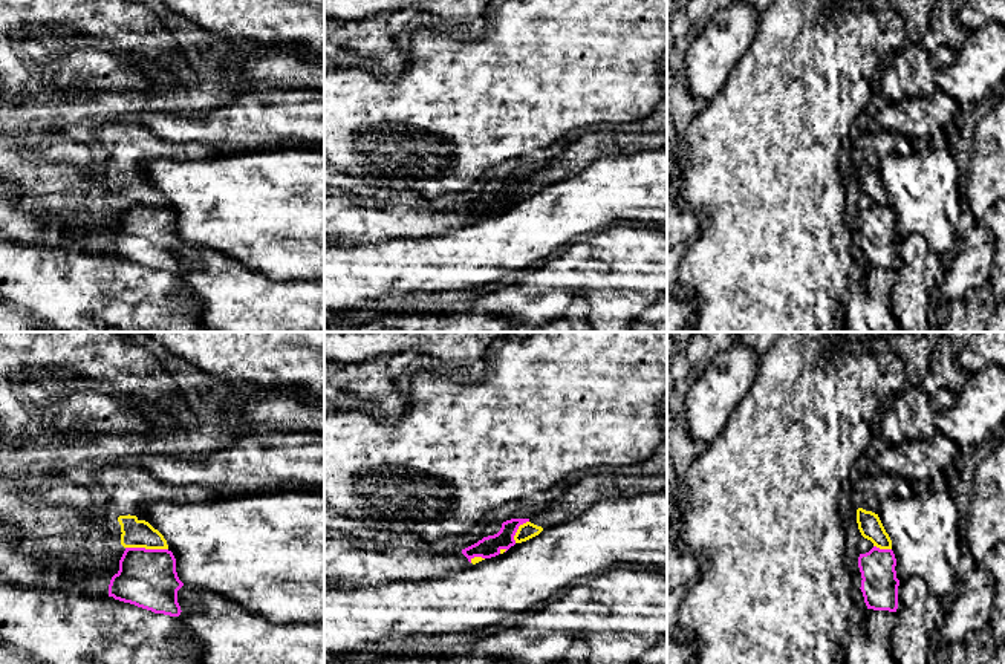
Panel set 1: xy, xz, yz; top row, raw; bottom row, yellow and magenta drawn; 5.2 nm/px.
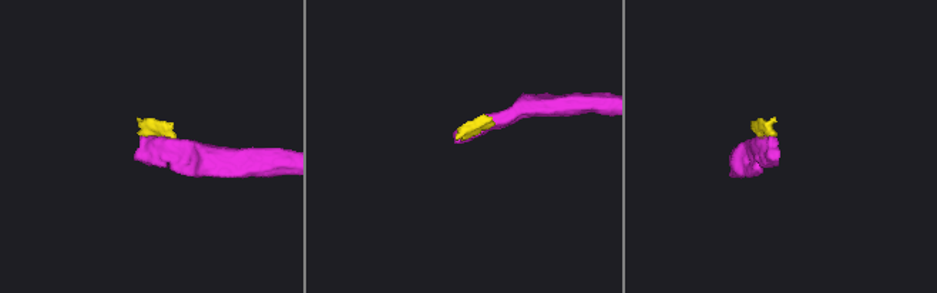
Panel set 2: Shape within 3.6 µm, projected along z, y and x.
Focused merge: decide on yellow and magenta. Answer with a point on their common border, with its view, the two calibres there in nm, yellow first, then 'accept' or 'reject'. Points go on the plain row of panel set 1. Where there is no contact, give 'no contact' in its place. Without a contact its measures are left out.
contact xy (147, 205); calibres 140 and 300 nm; reject

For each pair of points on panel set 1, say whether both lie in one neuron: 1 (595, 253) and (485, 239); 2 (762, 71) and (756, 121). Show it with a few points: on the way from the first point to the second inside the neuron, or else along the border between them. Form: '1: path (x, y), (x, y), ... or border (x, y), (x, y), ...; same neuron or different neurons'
1: border (603, 230), (569, 244); different neurons
2: path (762, 83), (762, 109); same neuron

